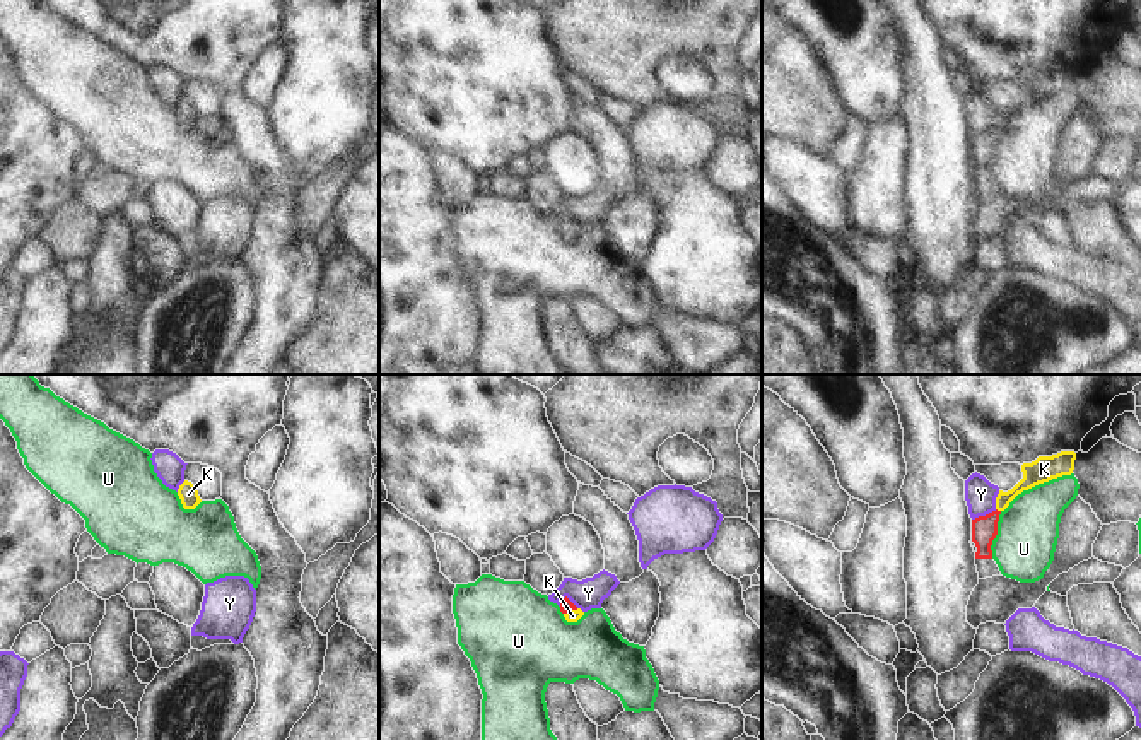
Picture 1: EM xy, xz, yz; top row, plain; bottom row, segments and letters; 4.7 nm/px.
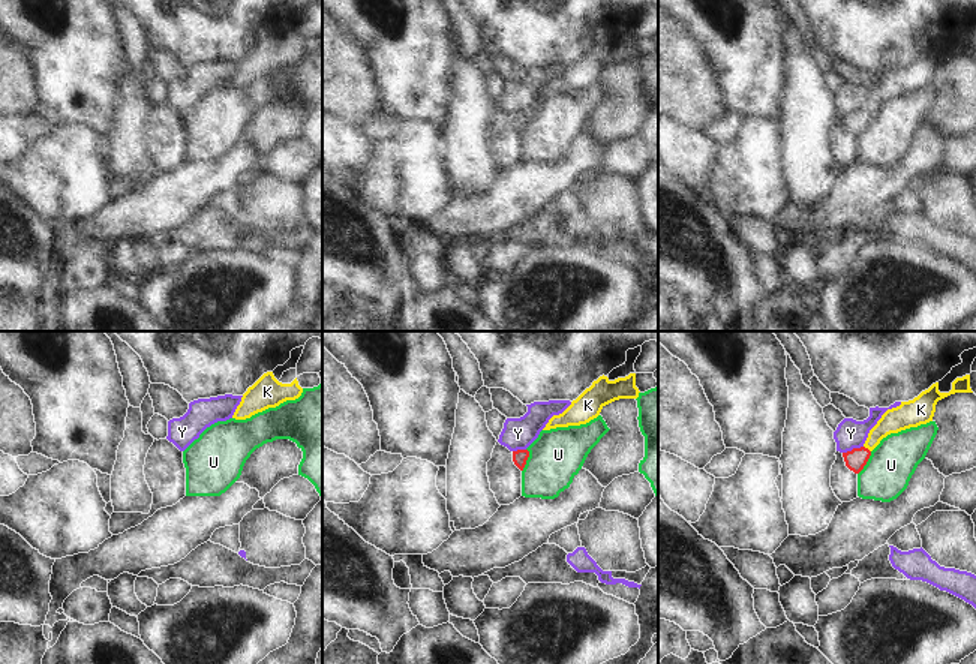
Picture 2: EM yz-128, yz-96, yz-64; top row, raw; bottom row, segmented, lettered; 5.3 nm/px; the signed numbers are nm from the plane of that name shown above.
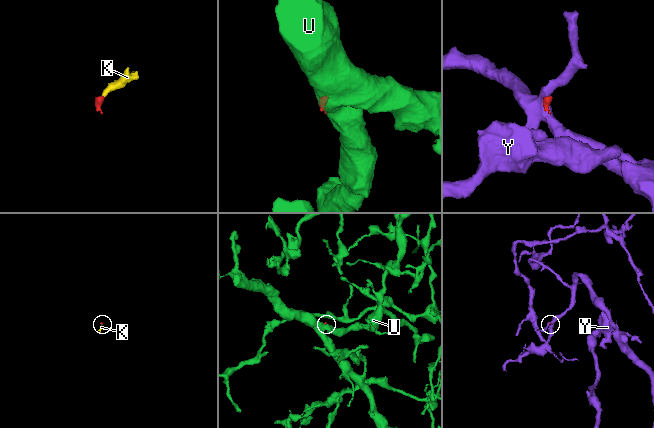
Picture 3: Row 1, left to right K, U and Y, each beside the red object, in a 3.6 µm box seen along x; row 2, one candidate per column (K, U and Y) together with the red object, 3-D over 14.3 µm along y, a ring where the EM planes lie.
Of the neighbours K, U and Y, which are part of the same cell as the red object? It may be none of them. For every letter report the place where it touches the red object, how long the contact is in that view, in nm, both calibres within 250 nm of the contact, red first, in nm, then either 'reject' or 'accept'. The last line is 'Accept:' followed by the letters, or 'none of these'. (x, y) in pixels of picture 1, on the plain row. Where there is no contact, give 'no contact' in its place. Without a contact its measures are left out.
K: meets red in xz at (571, 226); contact 80 nm long; 60 nm thick on the red side, 60 nm on the other; accept
U: meets red in yz at (996, 151); contact 220 nm long; 130 nm thick on the red side, 280 nm on the other; reject
Y: meets red in yz at (986, 132); contact 130 nm long; 130 nm thick on the red side, 150 nm on the other; reject
Accept: K

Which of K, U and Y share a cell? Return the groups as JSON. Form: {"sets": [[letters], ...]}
{"sets": [["K"], ["U"], ["Y"]]}

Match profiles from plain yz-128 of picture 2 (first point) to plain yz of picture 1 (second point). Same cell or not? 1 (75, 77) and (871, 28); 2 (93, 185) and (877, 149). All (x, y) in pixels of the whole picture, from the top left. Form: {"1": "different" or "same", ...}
{"1": "same", "2": "same"}

